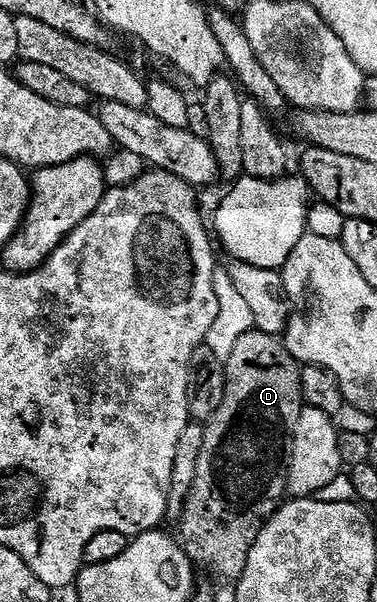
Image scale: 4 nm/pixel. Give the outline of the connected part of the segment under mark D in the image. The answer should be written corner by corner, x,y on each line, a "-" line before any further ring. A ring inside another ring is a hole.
252,329
245,333
237,341
233,353
225,362
225,393
221,401
221,409
217,409
213,413
213,417
206,420
203,428
205,441
201,445
201,457
197,457
197,477
193,477
193,489
189,489
189,497
183,502
183,515
177,520
178,542
196,568
202,569
204,567
205,570
212,571
213,574
220,575
223,579
231,579
231,581
237,581
245,573
249,553
253,549
261,529
275,516
275,512
279,510
287,495
287,470
291,464
291,430
297,425
297,417
303,412
304,406
303,394
301,393
301,365
288,353
282,338
277,335
266,335
258,329

